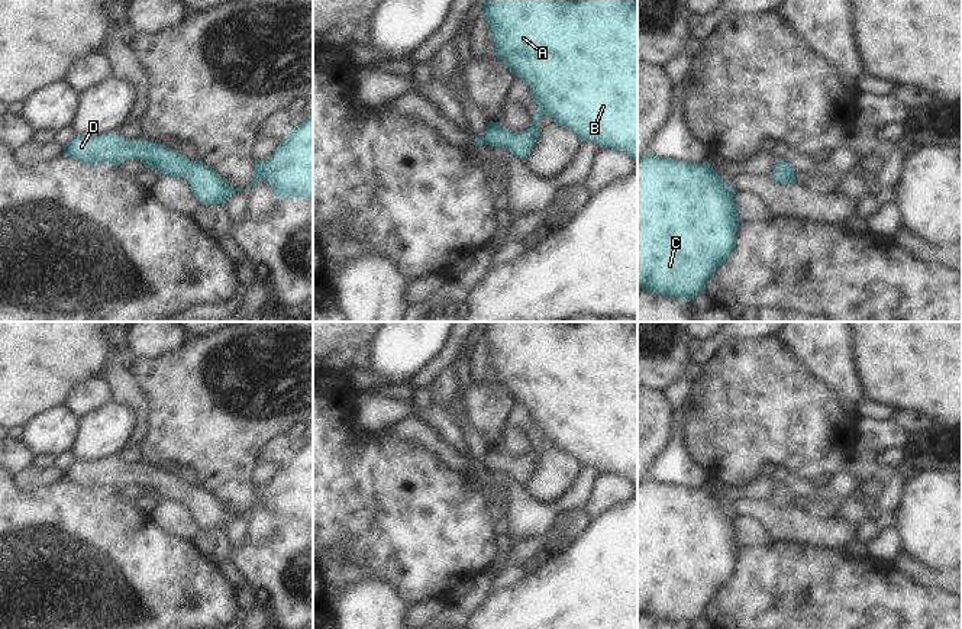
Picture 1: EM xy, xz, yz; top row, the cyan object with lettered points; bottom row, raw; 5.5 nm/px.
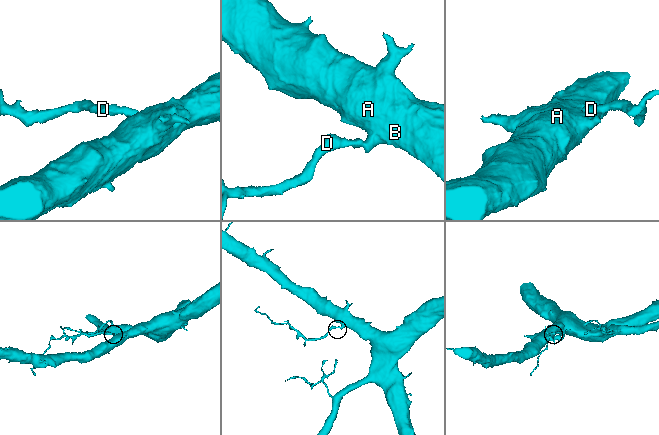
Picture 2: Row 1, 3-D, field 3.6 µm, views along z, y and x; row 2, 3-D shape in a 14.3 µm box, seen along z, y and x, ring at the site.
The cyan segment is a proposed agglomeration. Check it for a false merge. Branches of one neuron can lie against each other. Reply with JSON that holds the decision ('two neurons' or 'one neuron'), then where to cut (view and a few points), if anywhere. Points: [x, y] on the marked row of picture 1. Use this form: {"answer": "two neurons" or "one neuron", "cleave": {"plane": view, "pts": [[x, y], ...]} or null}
{"answer": "one neuron", "cleave": null}

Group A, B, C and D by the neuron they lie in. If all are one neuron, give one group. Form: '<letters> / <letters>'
A B C D

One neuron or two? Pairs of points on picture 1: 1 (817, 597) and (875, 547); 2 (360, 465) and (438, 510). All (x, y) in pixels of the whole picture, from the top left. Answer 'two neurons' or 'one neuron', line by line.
1: two neurons
2: one neuron

